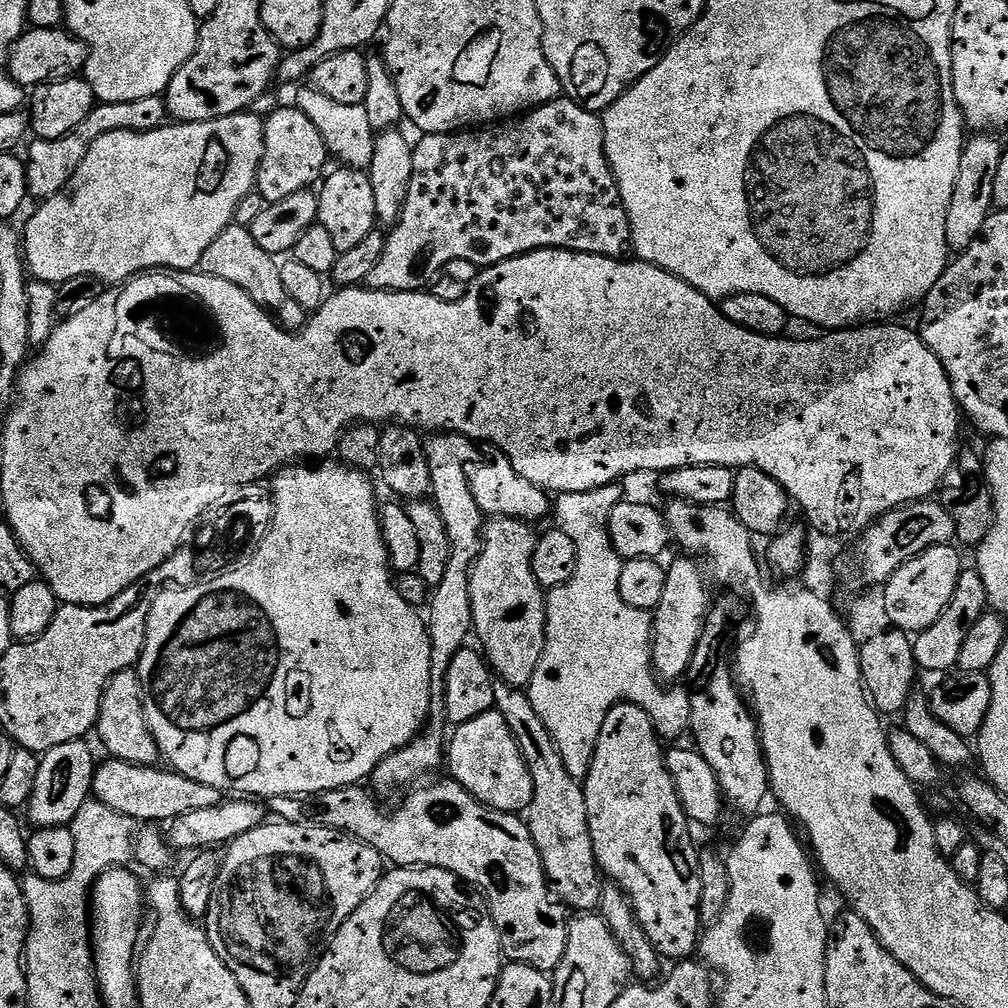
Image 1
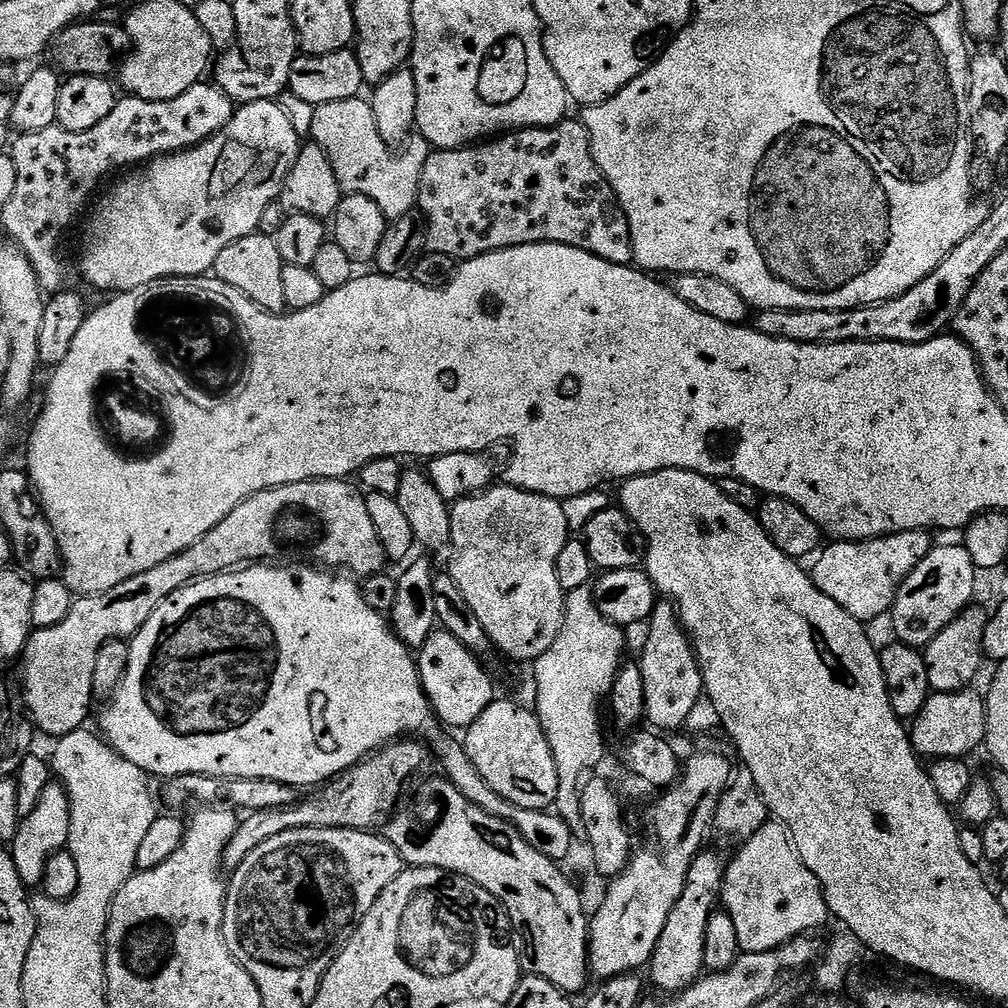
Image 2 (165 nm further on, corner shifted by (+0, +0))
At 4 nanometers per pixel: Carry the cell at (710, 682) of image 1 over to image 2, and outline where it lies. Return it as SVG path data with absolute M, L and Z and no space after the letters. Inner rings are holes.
M702 850L694 858L686 874L686 886L682 890L682 898L674 902L670 918L666 918L666 926L662 929L662 938L658 938L658 946L652 955L650 965L652 980L664 994L685 992L705 971L706 922L710 922L713 912L717 911L721 903L724 873L728 871L729 866L727 859L723 860L718 853L708 851Z

